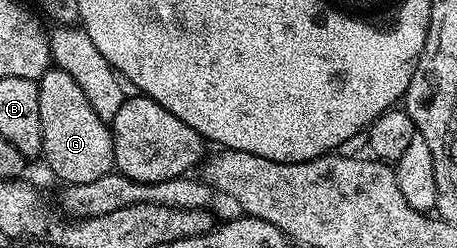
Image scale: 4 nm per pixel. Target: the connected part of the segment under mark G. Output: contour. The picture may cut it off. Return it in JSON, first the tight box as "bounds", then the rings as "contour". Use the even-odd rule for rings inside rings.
{"bounds":[37,66,115,184],"contour":[[[51,66],[45,71],[41,79],[37,80],[38,96],[40,97],[40,129],[42,130],[41,158],[46,159],[50,171],[56,178],[62,179],[63,184],[87,183],[96,181],[96,177],[104,177],[109,171],[115,170],[114,166],[114,136],[111,128],[100,117],[96,117],[96,109],[84,97],[84,89],[76,85],[76,81],[64,73],[64,69]]]}

